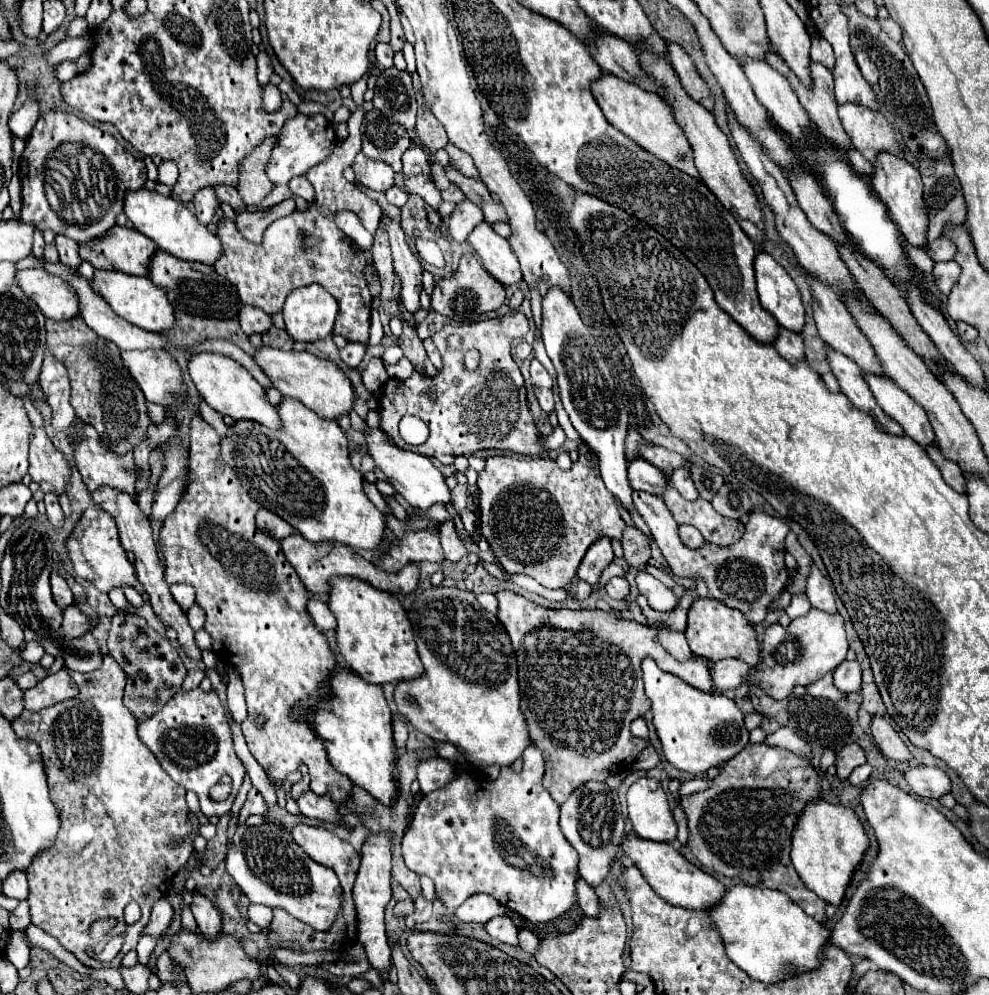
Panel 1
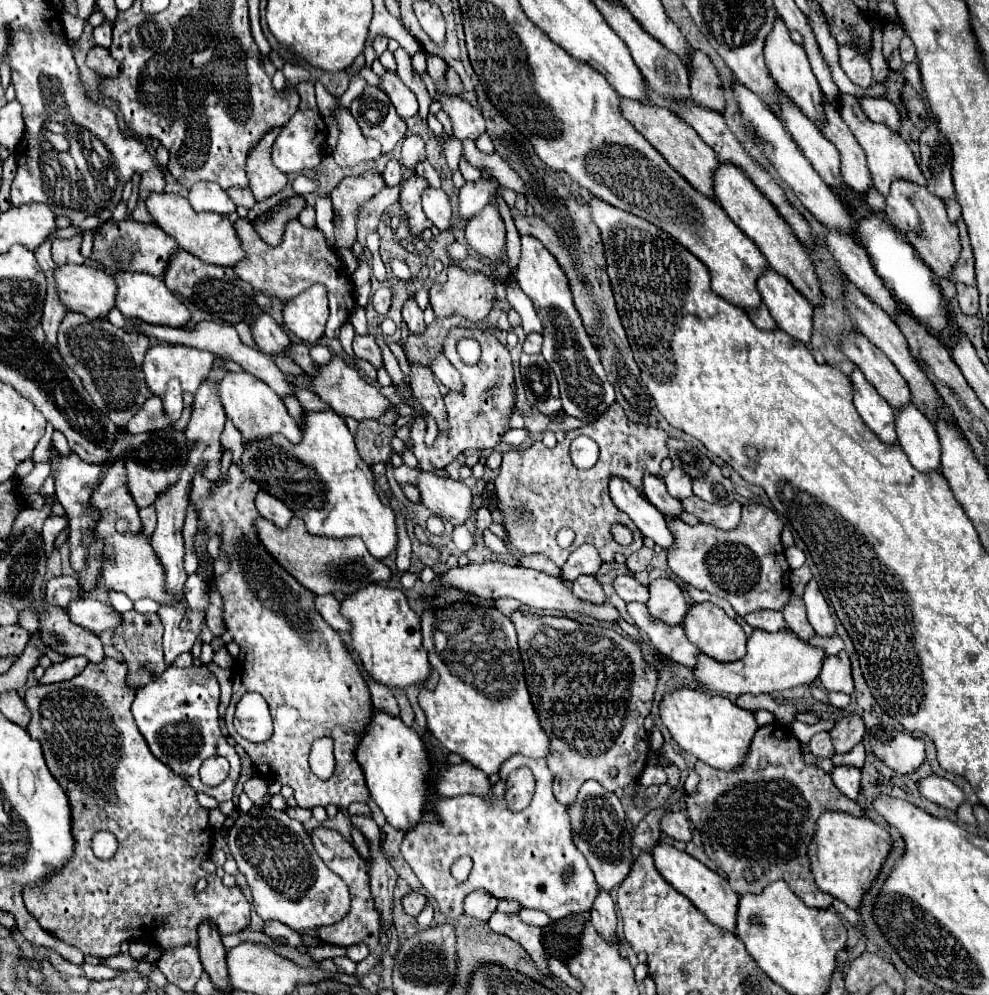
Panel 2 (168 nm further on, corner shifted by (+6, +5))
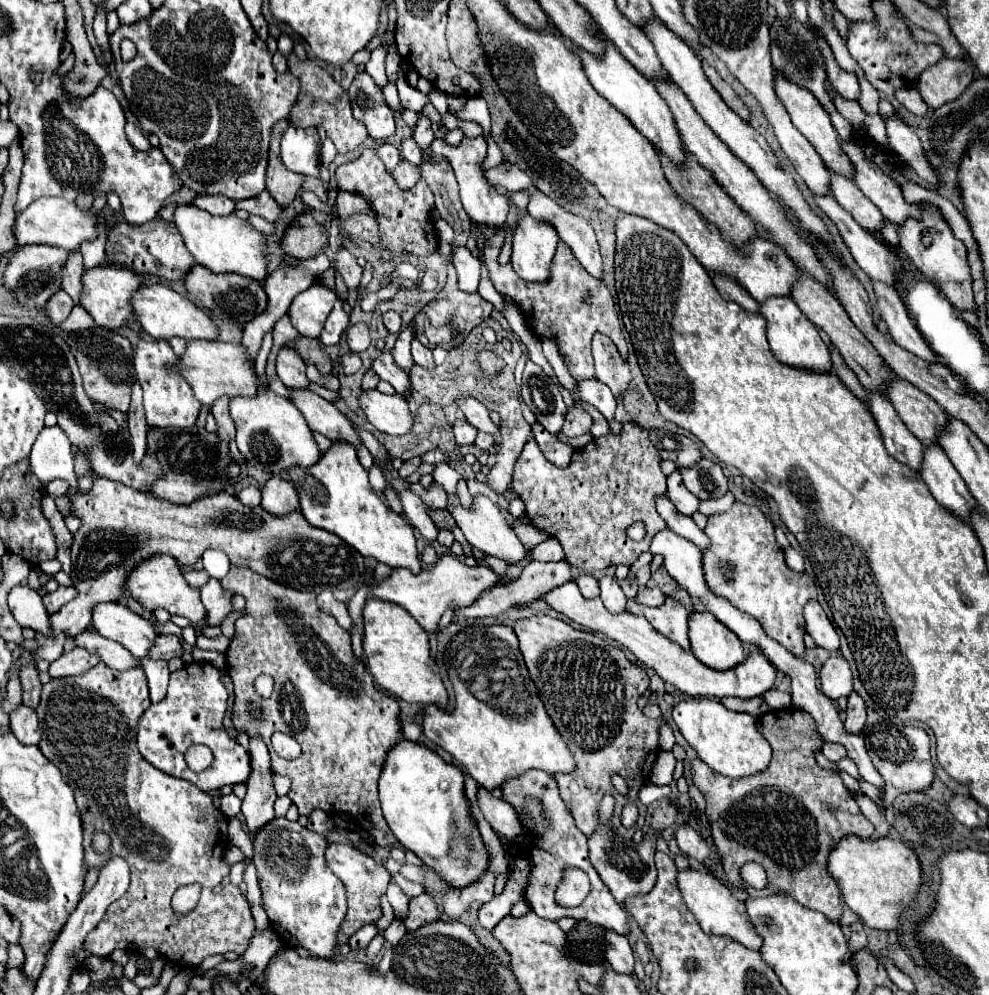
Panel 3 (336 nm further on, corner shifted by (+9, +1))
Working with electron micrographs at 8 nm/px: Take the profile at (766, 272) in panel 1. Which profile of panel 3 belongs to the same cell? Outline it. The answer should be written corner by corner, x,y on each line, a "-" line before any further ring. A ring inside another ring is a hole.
772,296
760,306
760,314
768,322
768,342
774,352
774,356
784,362
798,368
816,368
830,372
830,350
822,342
818,328
804,316
804,312
796,306
796,302
790,296

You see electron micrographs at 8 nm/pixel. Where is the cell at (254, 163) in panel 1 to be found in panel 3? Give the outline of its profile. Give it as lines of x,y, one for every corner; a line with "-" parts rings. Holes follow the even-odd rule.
280,120
272,128
272,142
270,142
270,152
268,152
268,172
266,172
266,188
280,206
288,206
304,182
304,176
286,170
280,160
280,138
286,128
288,128
288,120

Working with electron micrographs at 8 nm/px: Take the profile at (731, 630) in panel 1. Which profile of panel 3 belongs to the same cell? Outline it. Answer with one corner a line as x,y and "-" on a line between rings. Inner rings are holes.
692,612
688,626
692,654
714,670
734,668
744,660
740,638
708,612

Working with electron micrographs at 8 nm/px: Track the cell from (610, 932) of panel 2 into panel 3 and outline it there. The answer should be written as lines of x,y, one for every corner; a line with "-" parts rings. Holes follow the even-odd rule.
604,930
604,940
606,940
606,960
612,964
612,968
620,974
632,974
634,970
634,954
628,944
626,936
620,936
612,930

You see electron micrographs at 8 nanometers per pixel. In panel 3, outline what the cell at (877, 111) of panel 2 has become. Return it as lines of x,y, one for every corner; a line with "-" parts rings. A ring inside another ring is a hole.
898,116
884,118
884,124
886,124
890,150
896,152
908,166
912,166
920,178
934,184
936,174
932,172
932,168
924,156
922,144
920,144
918,136
914,134
914,130
910,126
906,126

